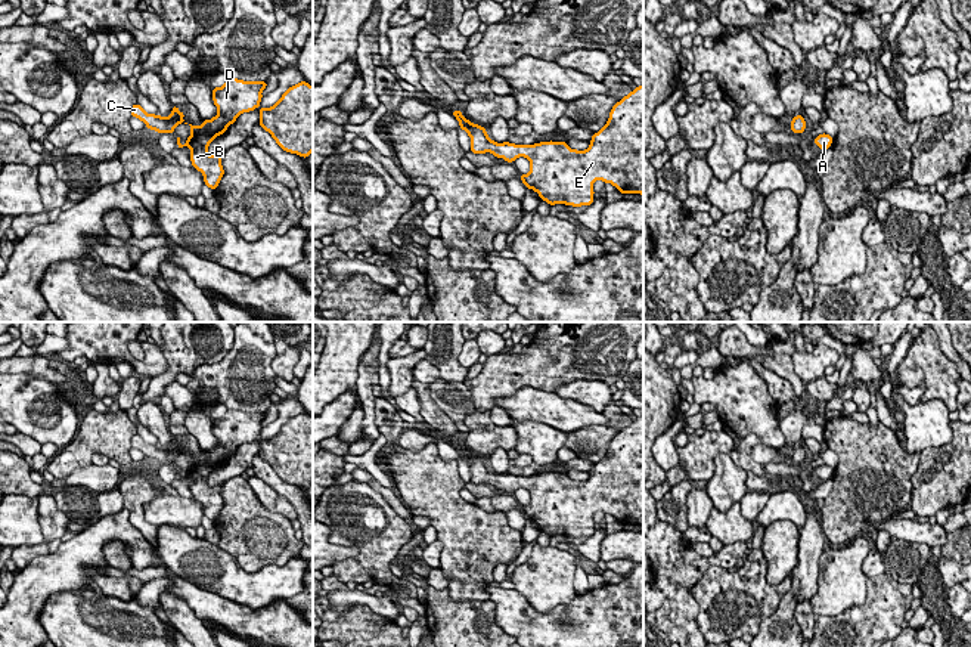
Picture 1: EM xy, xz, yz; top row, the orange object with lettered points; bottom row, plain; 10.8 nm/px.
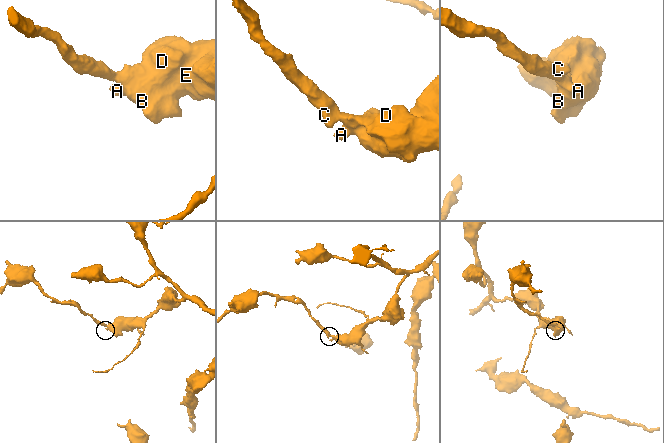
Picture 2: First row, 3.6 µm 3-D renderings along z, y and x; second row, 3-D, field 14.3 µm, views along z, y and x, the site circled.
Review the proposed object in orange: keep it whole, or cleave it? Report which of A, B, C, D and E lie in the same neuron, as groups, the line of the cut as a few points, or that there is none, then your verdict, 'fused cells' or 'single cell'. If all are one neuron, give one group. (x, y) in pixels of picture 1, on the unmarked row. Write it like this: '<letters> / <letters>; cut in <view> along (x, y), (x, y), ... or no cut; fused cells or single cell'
A B C D E; no cut; single cell

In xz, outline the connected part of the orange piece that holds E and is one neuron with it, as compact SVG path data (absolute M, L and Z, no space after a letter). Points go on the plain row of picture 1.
M643 415L612 437L607 455L593 464L584 482L553 471L534 476L497 474L459 440L452 445L471 468L469 483L490 483L506 493L527 489L530 504L519 505L519 510L549 536L592 536L596 511L611 514L620 524L643 526Z

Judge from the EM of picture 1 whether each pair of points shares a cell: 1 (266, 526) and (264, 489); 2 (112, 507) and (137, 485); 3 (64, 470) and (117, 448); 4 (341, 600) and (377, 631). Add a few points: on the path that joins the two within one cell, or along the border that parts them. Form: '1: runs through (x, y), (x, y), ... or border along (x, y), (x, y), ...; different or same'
1: border along (247, 480), (269, 510), (289, 520); different
2: border along (117, 486), (124, 507); different
3: runs through (77, 457), (87, 446), (104, 446); same
4: border along (328, 598), (338, 613), (366, 604), (384, 616); different

